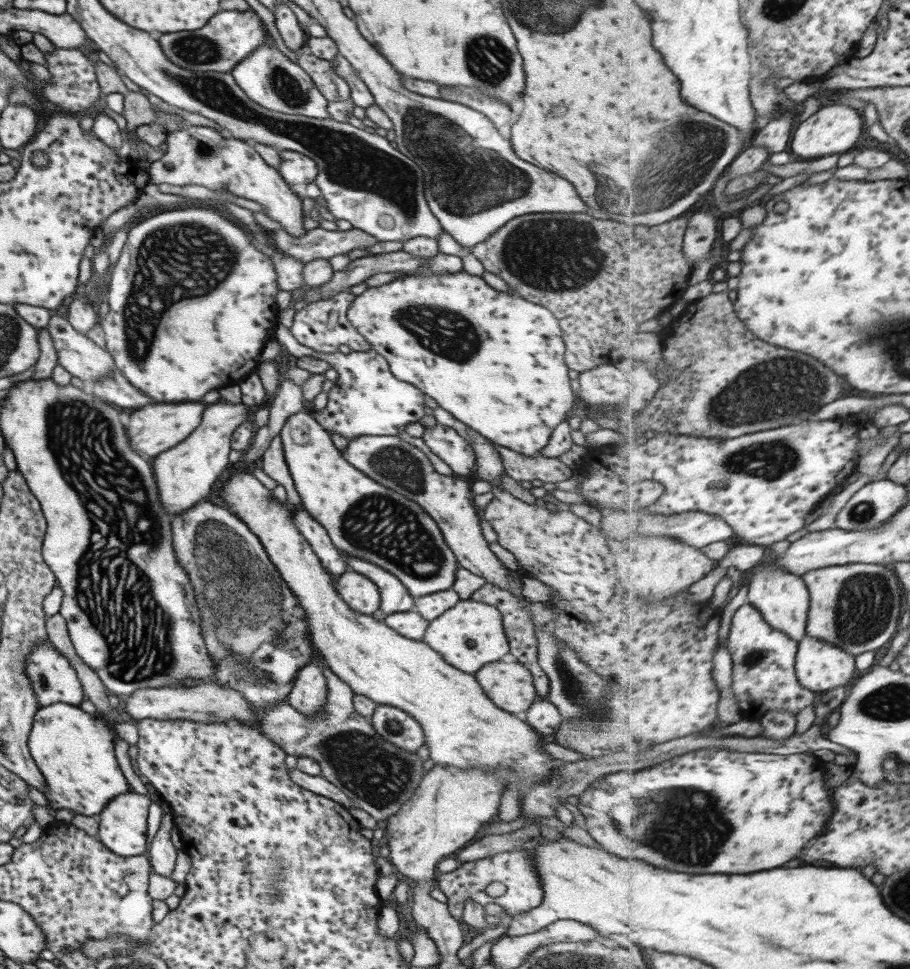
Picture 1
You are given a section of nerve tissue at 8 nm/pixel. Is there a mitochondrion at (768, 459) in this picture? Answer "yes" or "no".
yes

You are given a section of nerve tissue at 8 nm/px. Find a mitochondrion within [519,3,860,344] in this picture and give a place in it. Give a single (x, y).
(656, 183)

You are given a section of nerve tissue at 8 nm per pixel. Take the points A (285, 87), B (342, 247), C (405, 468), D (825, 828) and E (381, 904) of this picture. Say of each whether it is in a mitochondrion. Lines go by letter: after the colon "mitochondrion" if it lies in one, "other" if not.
A: mitochondrion
B: other
C: mitochondrion
D: other
E: other

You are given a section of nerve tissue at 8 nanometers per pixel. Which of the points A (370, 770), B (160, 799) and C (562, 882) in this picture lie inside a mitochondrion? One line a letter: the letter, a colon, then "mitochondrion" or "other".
A: mitochondrion
B: other
C: other

